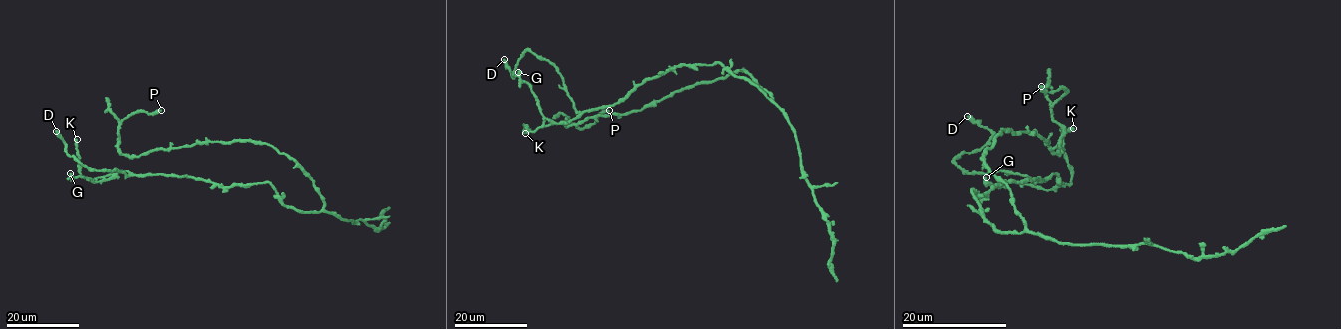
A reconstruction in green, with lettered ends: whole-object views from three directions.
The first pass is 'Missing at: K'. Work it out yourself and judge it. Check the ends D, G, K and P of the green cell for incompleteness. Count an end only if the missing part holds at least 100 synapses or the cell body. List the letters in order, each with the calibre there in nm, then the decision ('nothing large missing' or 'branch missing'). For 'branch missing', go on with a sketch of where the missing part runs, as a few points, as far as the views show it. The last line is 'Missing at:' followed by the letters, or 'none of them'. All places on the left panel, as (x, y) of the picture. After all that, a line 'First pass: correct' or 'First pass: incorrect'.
D: 420 nm thick; nothing large missing
G: 380 nm thick; nothing large missing
K: 400 nm thick; nothing large missing
P: 400 nm thick; nothing large missing
Missing at: none of them
First pass: incorrect

